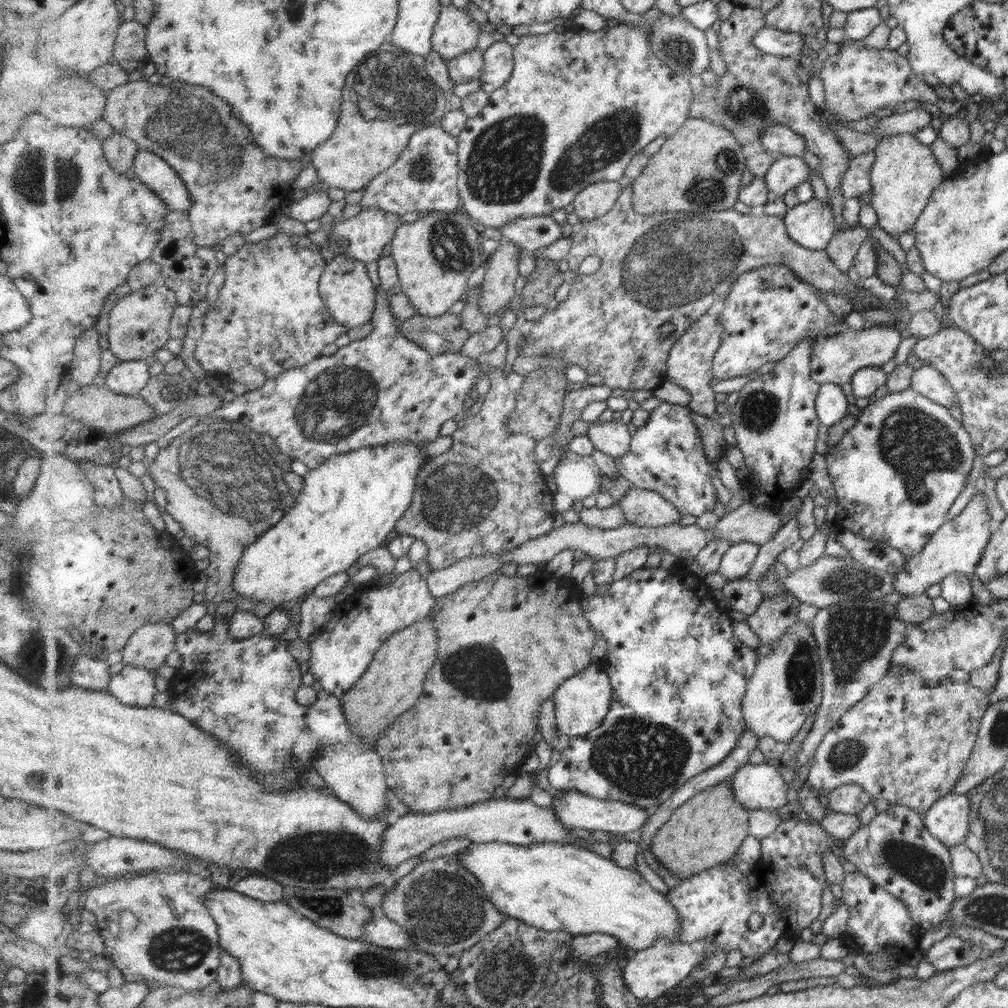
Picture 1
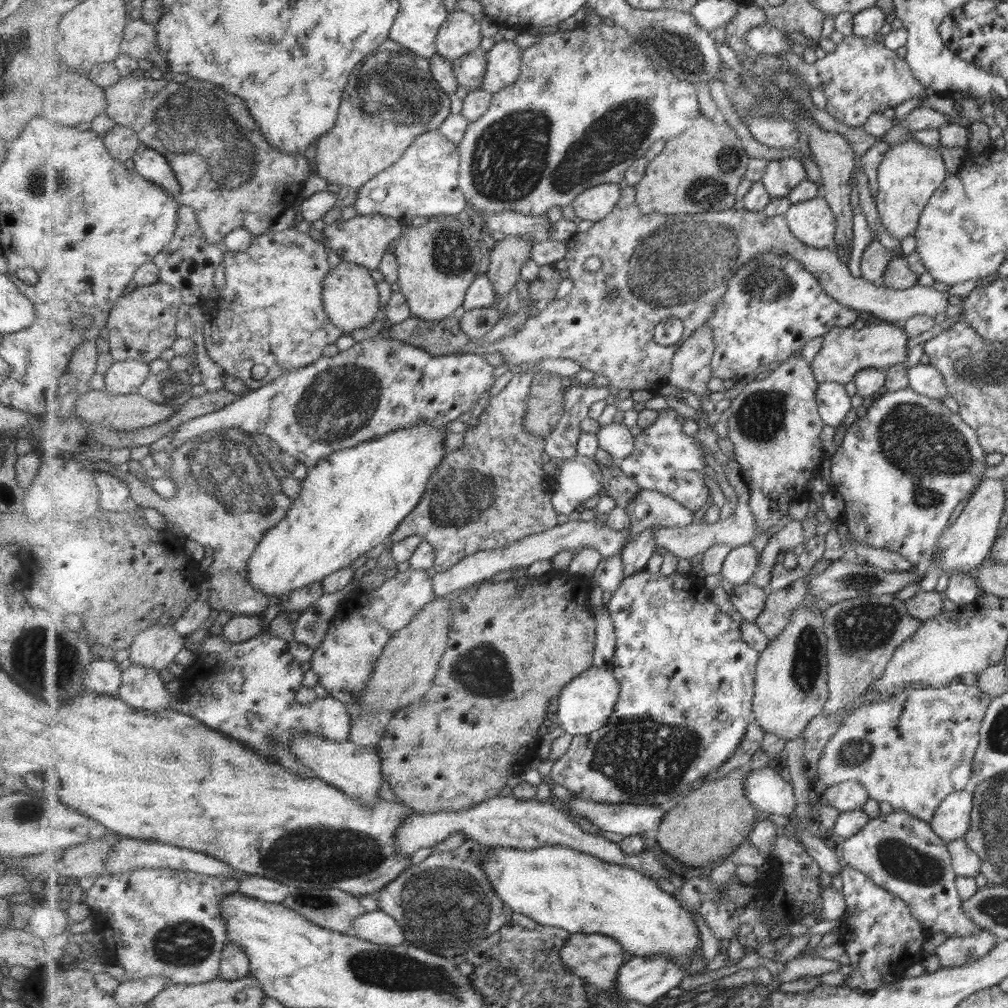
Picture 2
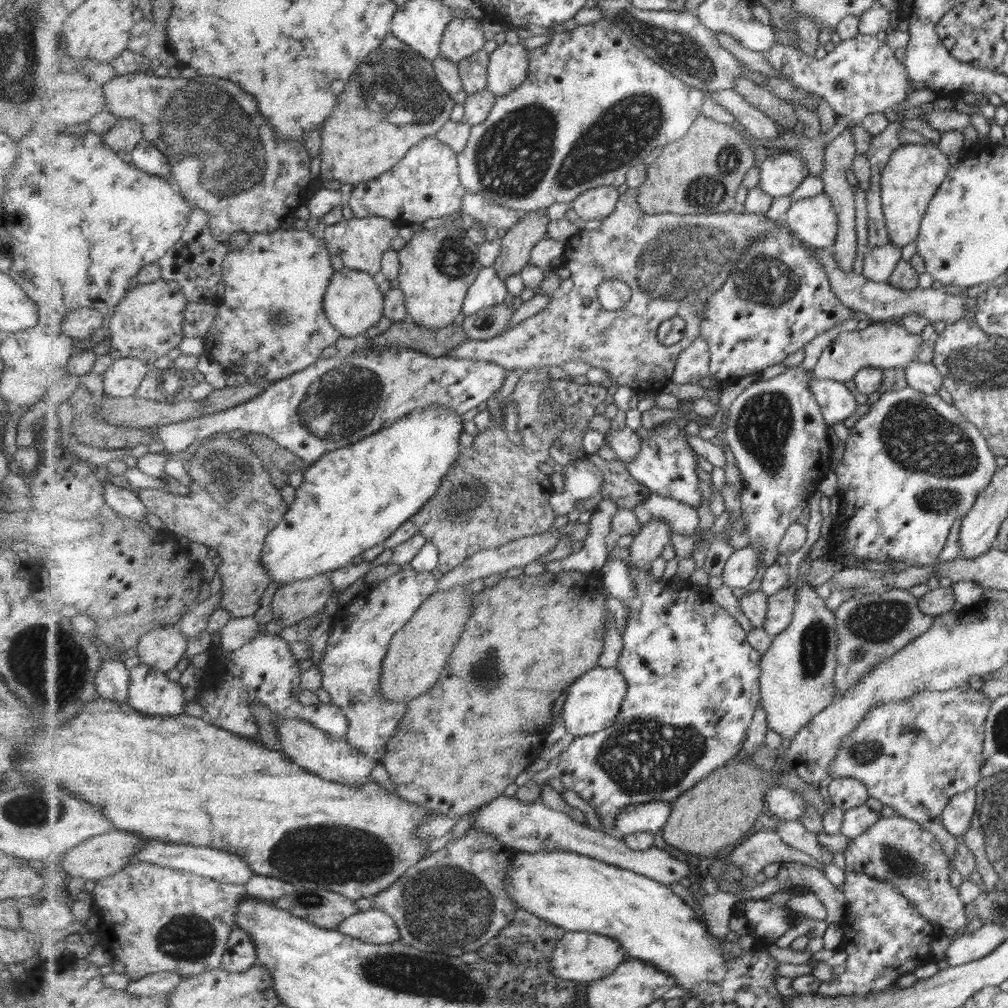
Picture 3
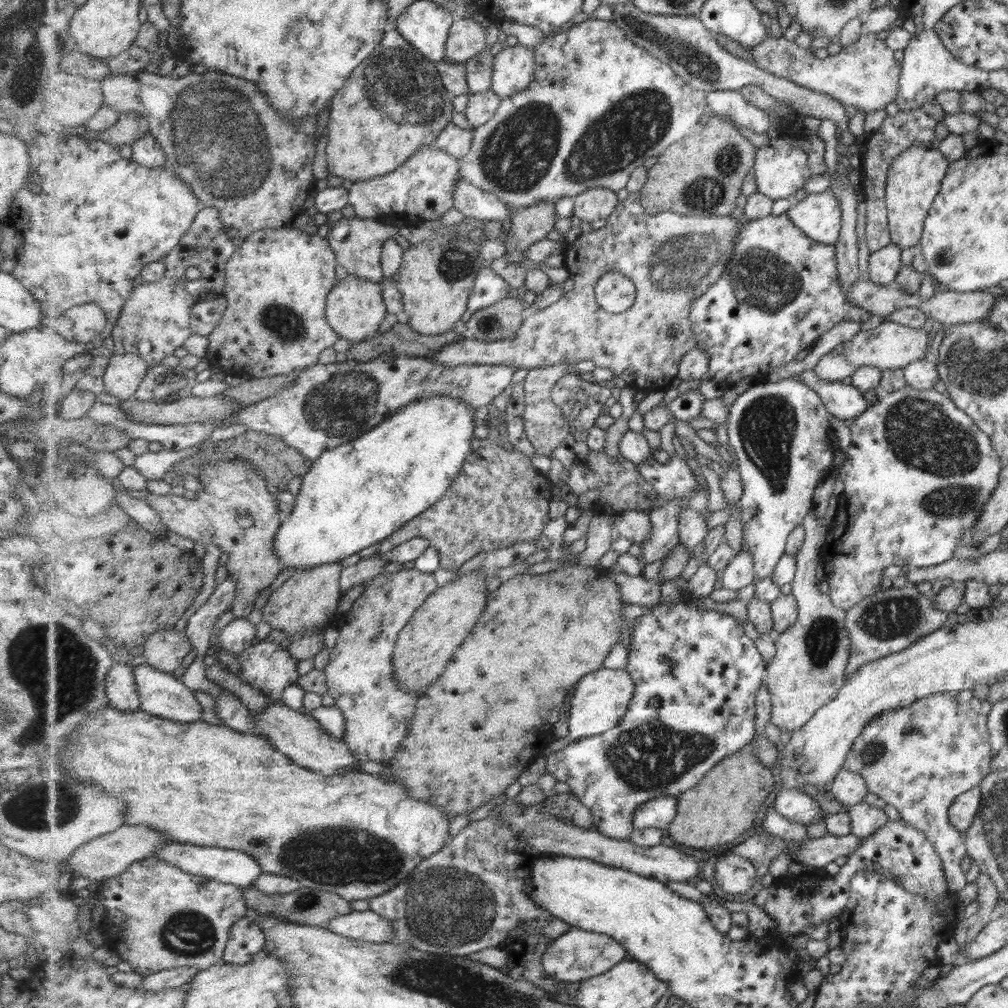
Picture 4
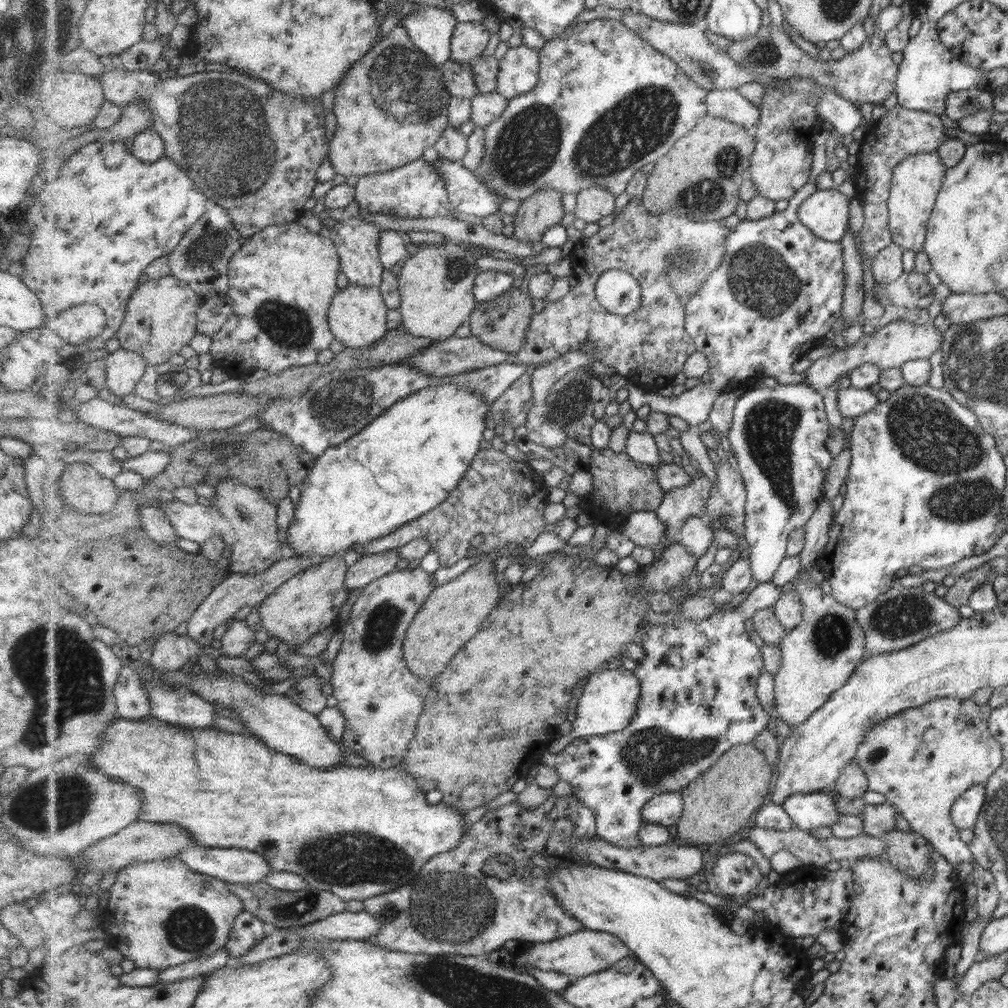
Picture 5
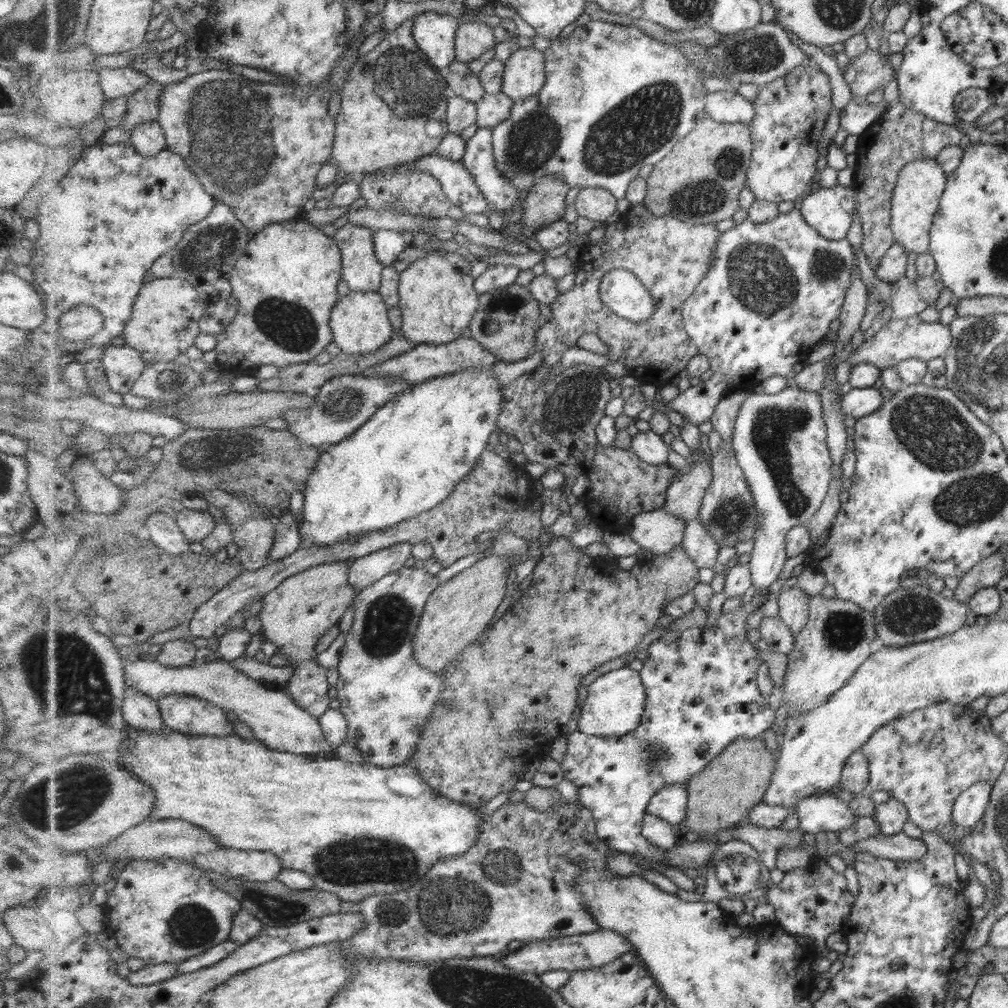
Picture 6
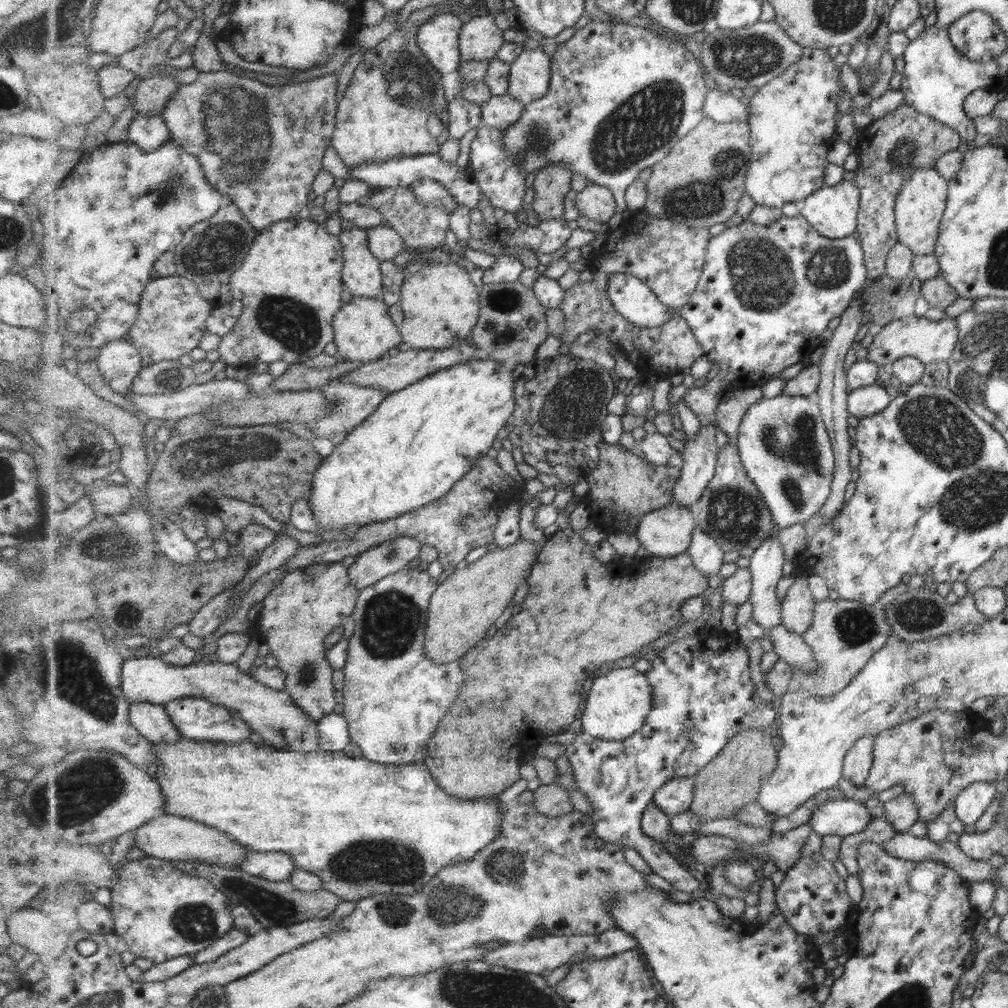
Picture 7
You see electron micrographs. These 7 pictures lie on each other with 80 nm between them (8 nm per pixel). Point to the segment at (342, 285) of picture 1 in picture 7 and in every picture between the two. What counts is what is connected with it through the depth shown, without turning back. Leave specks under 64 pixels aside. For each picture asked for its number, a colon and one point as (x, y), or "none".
2: (352, 300)
3: (354, 302)
4: (356, 308)
5: (358, 316)
6: (360, 323)
7: (365, 332)

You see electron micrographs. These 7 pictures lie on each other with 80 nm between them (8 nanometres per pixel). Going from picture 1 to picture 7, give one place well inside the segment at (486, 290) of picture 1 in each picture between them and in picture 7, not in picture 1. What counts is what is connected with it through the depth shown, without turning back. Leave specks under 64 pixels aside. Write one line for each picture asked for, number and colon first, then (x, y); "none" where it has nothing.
2: (508, 256)
3: (518, 243)
4: (530, 225)
5: (535, 216)
6: (544, 204)
7: (552, 184)

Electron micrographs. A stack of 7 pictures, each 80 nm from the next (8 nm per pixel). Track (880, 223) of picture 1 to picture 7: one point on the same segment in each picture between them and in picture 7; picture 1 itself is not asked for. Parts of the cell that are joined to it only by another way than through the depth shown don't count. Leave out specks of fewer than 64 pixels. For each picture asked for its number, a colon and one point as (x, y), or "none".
2: (910, 172)
3: (913, 172)
4: (914, 178)
5: (915, 182)
6: (919, 184)
7: (919, 205)

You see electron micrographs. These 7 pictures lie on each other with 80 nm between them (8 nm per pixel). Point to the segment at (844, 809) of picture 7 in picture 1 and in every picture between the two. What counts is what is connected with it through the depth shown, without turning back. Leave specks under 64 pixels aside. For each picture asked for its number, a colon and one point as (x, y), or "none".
1: (760, 786)
2: (767, 790)
3: (784, 803)
4: (794, 804)
5: (810, 811)
6: (823, 812)

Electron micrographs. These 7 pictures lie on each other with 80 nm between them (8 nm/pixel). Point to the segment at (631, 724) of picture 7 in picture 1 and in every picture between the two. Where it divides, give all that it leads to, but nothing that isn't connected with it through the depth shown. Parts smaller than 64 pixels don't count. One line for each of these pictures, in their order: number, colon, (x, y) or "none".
1: (582, 702)
2: (586, 705)
3: (594, 702)
4: (601, 699)
5: (609, 700)
6: (616, 702)

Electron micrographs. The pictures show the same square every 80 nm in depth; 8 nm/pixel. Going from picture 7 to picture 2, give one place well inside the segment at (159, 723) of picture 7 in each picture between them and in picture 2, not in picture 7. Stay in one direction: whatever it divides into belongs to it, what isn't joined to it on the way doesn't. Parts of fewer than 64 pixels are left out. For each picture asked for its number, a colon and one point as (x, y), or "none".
2: (104, 676)
3: (112, 681)
4: (122, 690)
5: (133, 702)
6: (141, 711)

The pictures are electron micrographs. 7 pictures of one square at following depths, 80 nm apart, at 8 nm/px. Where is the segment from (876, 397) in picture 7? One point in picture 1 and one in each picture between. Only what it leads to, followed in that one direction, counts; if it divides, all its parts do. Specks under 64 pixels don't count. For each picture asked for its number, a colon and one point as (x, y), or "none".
1: (831, 404)
2: (833, 402)
3: (836, 401)
4: (843, 402)
5: (851, 402)
6: (857, 402)

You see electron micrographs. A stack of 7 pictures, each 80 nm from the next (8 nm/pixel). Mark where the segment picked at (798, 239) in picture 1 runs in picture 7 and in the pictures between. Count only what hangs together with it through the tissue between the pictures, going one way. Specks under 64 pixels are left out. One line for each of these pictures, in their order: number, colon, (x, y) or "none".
2: (813, 221)
3: (814, 220)
4: (818, 215)
5: (824, 211)
6: (829, 210)
7: (831, 210)

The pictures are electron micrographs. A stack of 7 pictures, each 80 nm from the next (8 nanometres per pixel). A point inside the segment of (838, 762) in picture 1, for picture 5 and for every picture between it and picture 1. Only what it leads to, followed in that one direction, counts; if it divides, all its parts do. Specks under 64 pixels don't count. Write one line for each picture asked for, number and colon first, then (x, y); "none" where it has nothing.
2: (912, 749)
3: (914, 755)
4: (918, 759)
5: (921, 759)

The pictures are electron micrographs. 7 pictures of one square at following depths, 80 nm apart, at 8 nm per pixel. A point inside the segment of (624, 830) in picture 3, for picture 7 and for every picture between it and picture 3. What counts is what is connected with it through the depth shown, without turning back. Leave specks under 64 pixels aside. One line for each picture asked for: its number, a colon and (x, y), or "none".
4: (660, 812)
5: (666, 809)
6: (671, 804)
7: (677, 796)

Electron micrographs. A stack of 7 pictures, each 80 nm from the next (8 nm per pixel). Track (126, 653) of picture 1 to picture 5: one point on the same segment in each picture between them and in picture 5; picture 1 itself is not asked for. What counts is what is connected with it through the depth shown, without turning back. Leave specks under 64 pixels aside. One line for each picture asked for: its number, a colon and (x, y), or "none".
2: (156, 647)
3: (162, 648)
4: (165, 650)
5: (171, 651)

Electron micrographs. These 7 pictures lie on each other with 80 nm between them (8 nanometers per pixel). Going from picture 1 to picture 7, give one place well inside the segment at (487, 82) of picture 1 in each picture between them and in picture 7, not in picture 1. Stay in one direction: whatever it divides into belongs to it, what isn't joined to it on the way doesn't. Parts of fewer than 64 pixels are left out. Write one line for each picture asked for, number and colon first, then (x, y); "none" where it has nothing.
2: (505, 59)
3: (509, 63)
4: (514, 70)
5: (519, 73)
6: (524, 77)
7: (530, 75)

